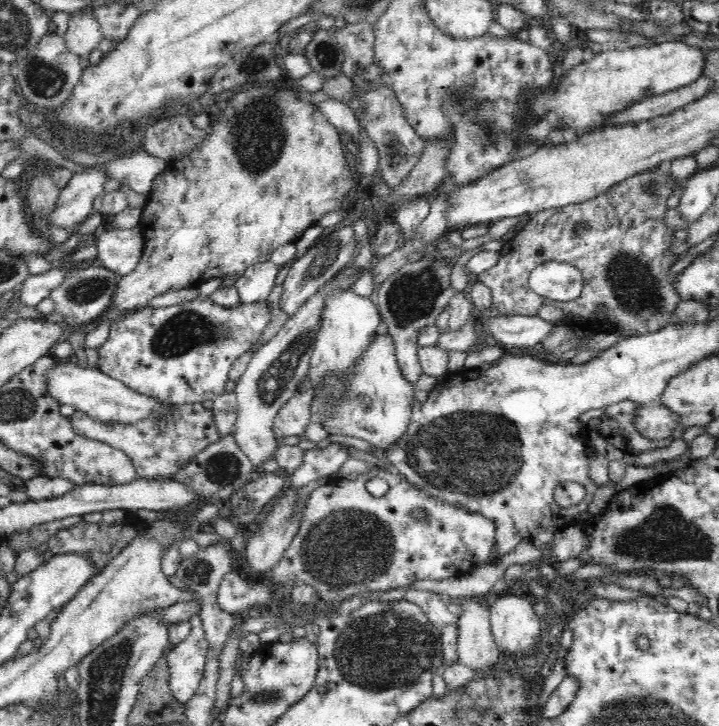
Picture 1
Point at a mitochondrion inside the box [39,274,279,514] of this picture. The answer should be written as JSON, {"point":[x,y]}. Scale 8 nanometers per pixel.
{"point":[188,330]}

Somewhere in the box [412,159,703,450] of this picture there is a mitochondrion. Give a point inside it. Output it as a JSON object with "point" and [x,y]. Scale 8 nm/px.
{"point":[638,292]}

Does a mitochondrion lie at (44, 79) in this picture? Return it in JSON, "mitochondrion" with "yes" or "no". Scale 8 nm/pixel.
{"mitochondrion":"yes"}

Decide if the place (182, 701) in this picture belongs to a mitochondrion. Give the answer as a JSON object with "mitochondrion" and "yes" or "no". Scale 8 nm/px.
{"mitochondrion":"no"}

